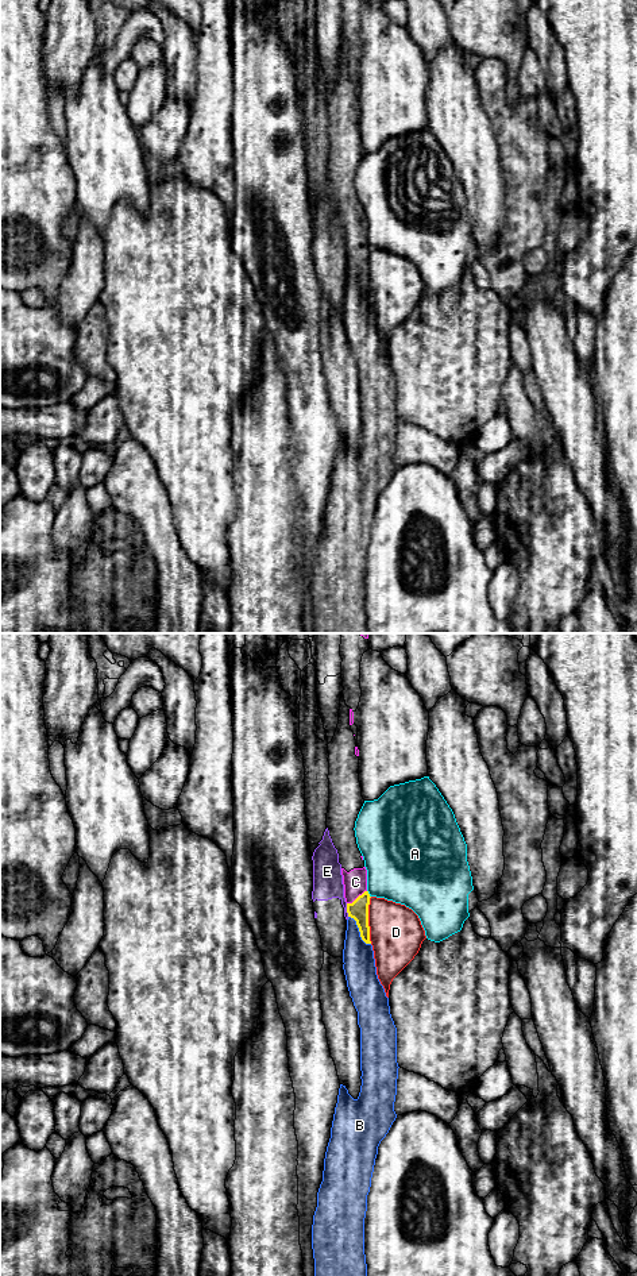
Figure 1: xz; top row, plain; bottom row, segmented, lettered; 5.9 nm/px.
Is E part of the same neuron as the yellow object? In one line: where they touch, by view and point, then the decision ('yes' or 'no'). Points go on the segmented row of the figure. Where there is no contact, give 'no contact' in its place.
xz (347, 910) | no

